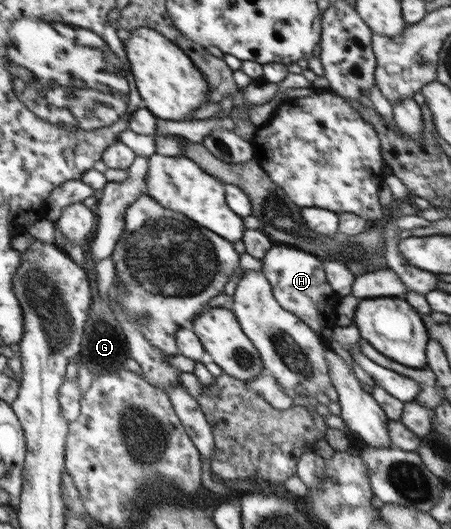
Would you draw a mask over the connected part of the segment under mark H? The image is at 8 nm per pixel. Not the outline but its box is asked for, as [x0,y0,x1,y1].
[262,243,341,334]

